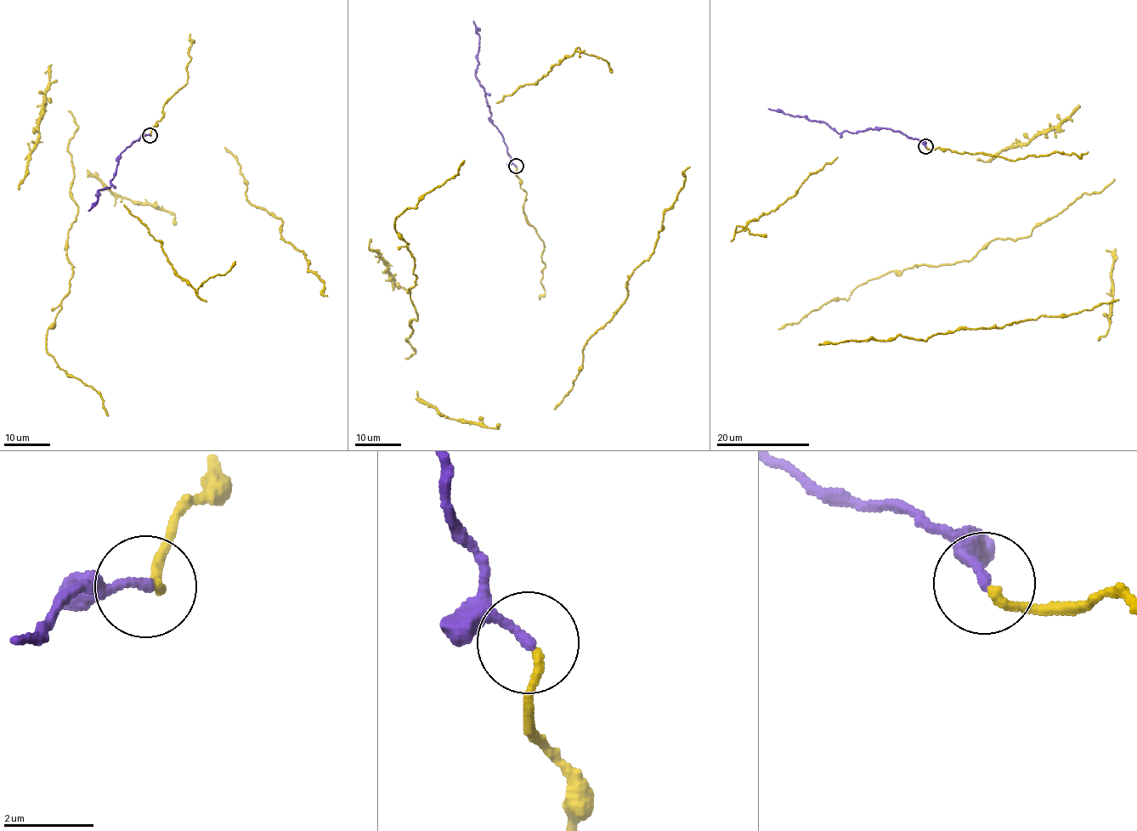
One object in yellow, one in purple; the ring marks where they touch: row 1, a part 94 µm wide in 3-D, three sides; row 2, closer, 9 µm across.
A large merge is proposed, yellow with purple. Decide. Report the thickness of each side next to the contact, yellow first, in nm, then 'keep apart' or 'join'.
170/220 nm | join

